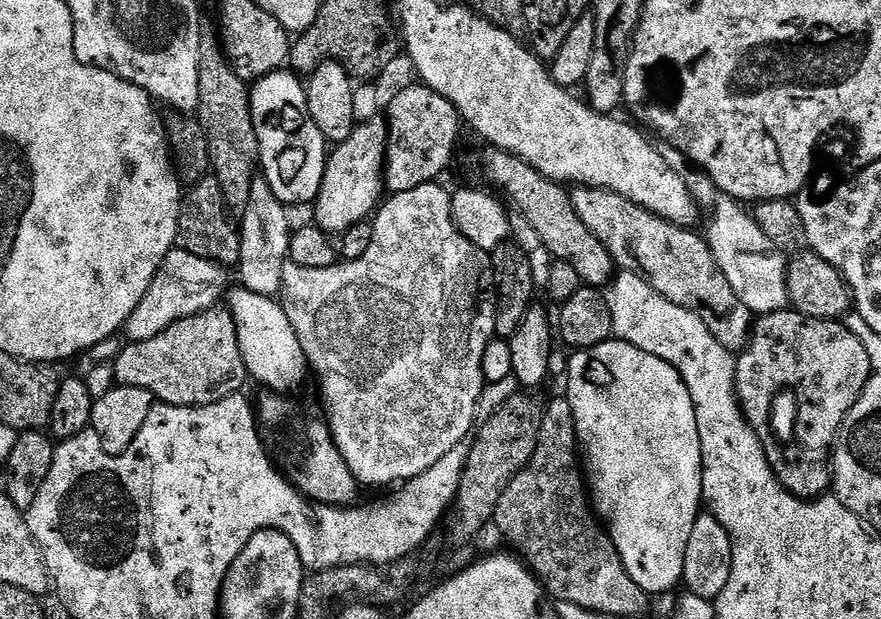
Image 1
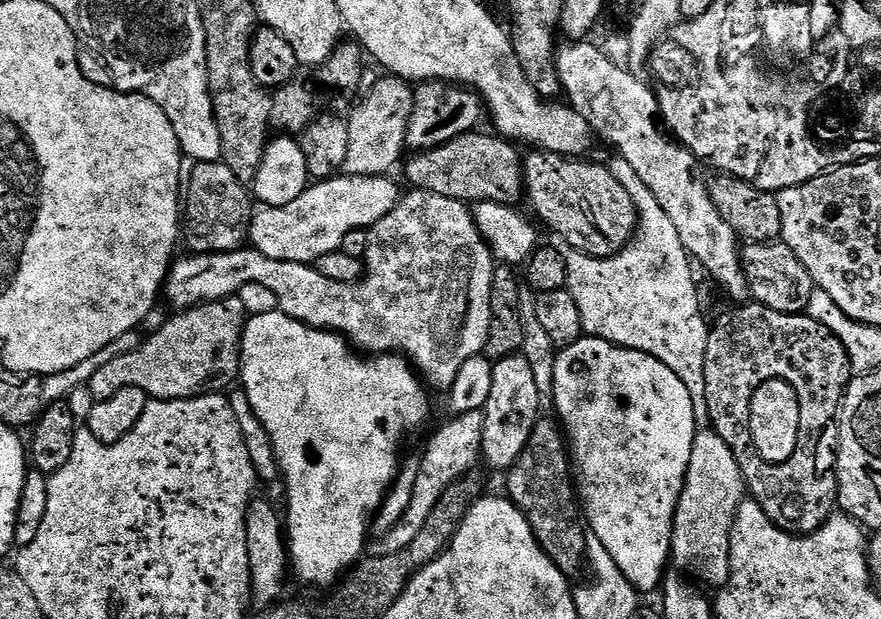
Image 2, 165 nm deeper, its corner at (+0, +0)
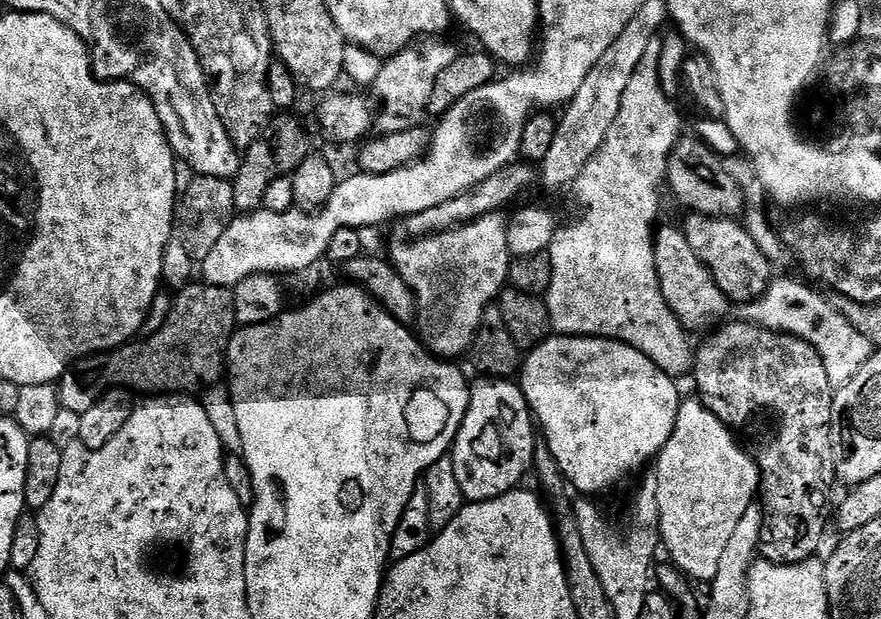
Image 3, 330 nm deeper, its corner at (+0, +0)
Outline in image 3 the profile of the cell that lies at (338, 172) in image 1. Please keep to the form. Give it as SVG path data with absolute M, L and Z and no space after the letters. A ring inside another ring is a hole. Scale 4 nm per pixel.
M425 36L417 38L394 56L389 56L383 61L381 73L374 85L378 102L378 111L375 113L374 128L381 136L398 134L402 130L419 128L425 122L424 116L428 112L428 103L434 94L434 82L450 62L454 62L458 49L448 38Z

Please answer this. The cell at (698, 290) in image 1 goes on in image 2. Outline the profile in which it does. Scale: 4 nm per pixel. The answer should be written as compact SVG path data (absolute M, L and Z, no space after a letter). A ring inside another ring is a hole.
M539 150L531 155L522 164L523 191L540 215L539 223L549 224L569 244L569 249L585 256L617 256L638 227L638 213L629 189L619 184L607 167L582 164L576 158L553 156L551 152Z

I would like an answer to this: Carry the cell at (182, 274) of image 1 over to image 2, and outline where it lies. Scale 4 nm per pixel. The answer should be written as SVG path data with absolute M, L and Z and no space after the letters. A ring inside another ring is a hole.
M419 190L409 193L409 196L408 193L401 195L386 218L367 229L368 245L362 257L363 275L353 284L339 284L320 276L307 264L266 258L250 246L241 246L234 252L202 252L185 255L185 260L177 259L169 267L162 284L163 299L165 296L176 310L197 308L199 304L235 297L242 284L257 284L270 290L279 311L299 324L335 332L343 336L353 349L364 354L399 354L411 361L415 371L433 389L451 389L464 363L484 351L492 317L490 286L494 261L492 252L480 239L465 201Z

